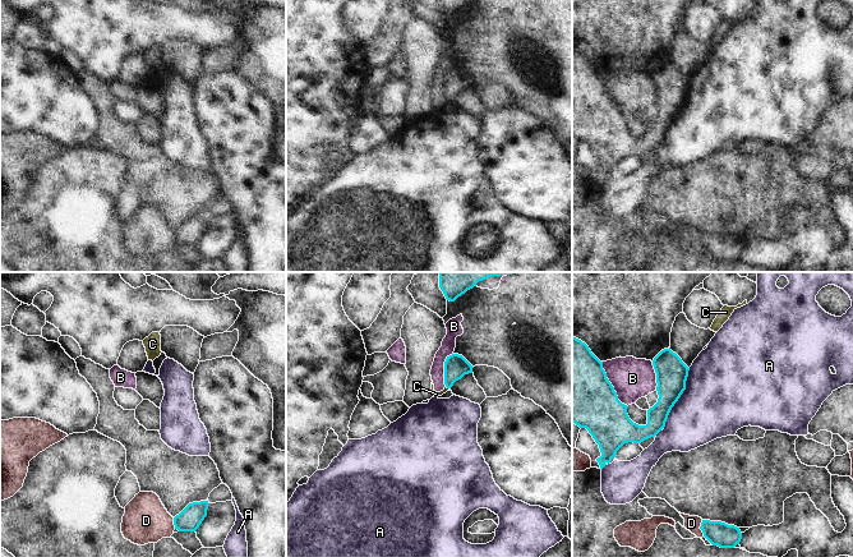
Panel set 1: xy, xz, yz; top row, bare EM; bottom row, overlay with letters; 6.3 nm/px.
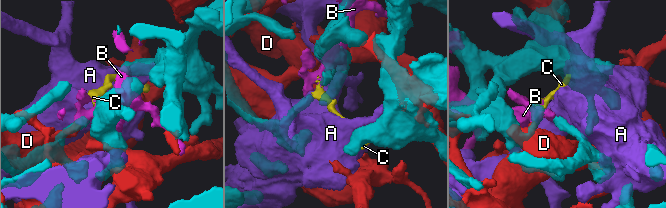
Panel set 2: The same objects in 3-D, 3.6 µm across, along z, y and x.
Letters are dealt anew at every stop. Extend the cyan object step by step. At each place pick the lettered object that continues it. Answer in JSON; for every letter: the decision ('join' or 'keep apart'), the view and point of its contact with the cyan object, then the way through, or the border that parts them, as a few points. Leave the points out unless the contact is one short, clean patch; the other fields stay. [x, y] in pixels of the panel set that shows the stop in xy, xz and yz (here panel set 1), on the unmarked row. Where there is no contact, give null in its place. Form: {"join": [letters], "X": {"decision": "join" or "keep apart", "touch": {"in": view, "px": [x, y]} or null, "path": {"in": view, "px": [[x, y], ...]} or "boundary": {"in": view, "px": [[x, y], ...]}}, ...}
{"join": [], "A": {"decision": "keep apart", "touch": {"in": "yz", "px": [679, 110]}}, "B": {"decision": "keep apart", "touch": {"in": "yz", "px": [611, 99]}}, "C": {"decision": "keep apart", "touch": {"in": "xz", "px": [447, 101]}, "boundary": {"in": "xz", "px": [[446, 100], [448, 102]]}}, "D": {"decision": "keep apart", "touch": {"in": "yz", "px": [700, 242]}}}

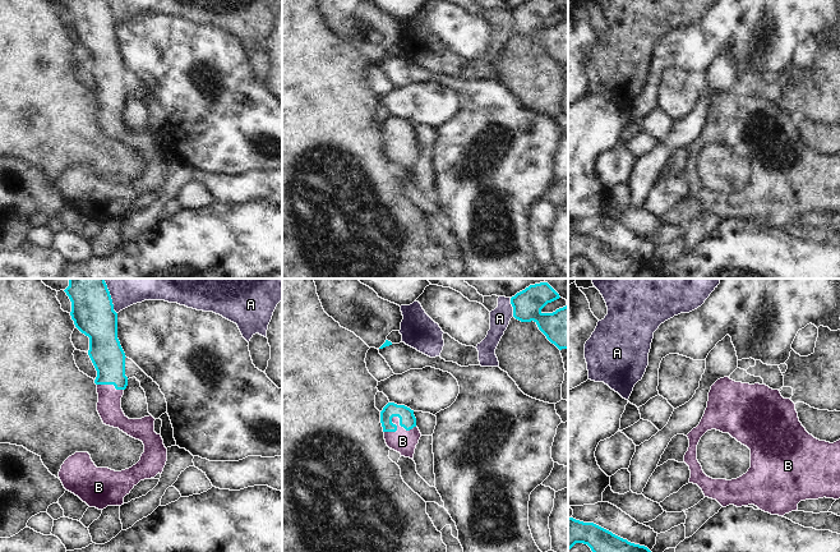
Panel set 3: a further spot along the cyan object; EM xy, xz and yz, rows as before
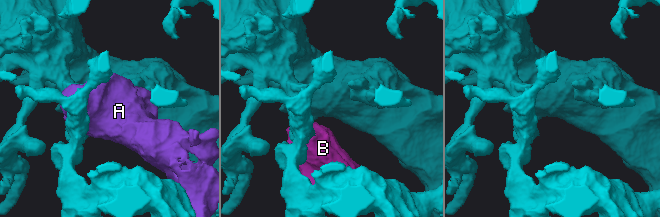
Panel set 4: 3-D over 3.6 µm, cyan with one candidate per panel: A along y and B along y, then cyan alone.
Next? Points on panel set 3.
{"join": ["B"], "A": {"decision": "keep apart", "touch": {"in": "xy", "px": [111, 14]}}, "B": {"decision": "join", "touch": {"in": "xz", "px": [400, 138]}, "path": {"in": "xz", "px": [[407, 134], [400, 138], [402, 155]]}}}

